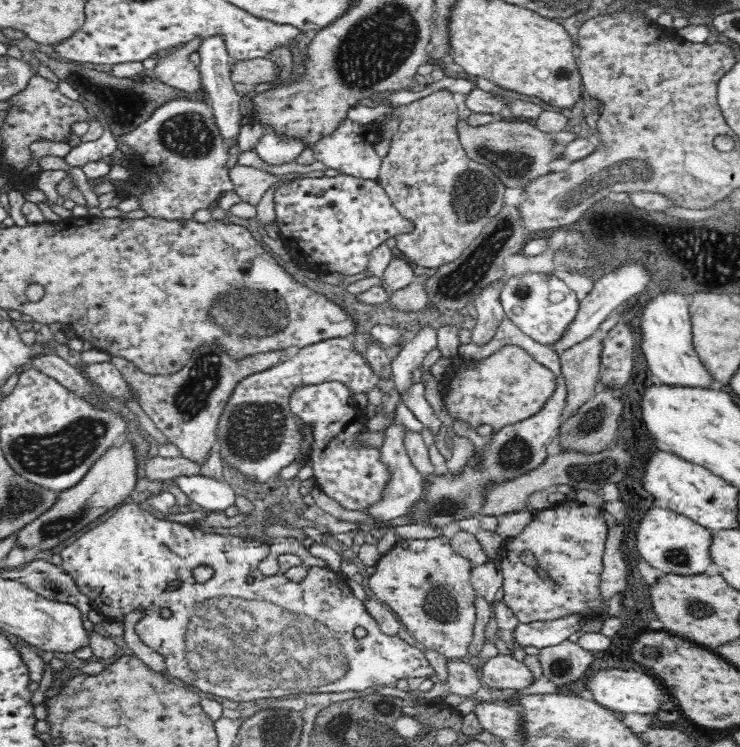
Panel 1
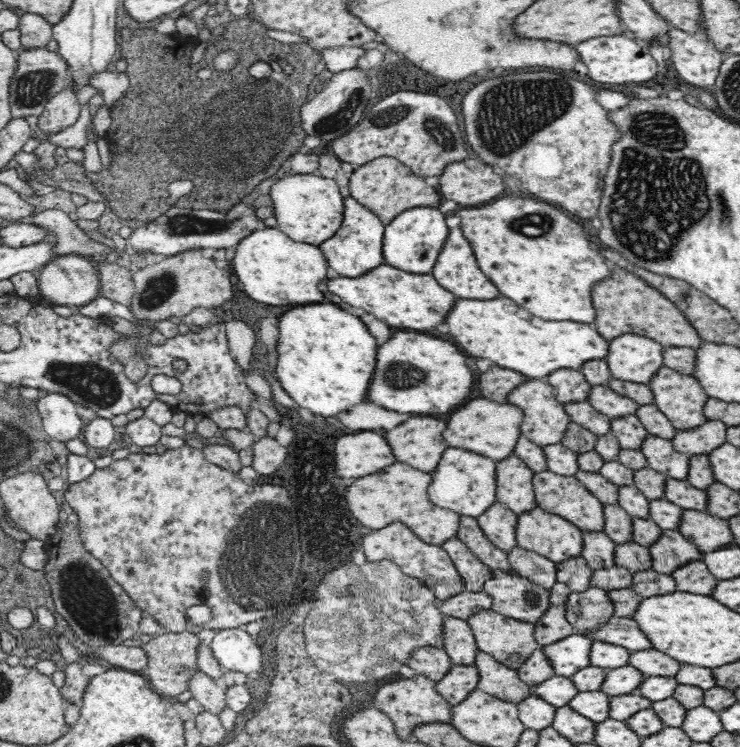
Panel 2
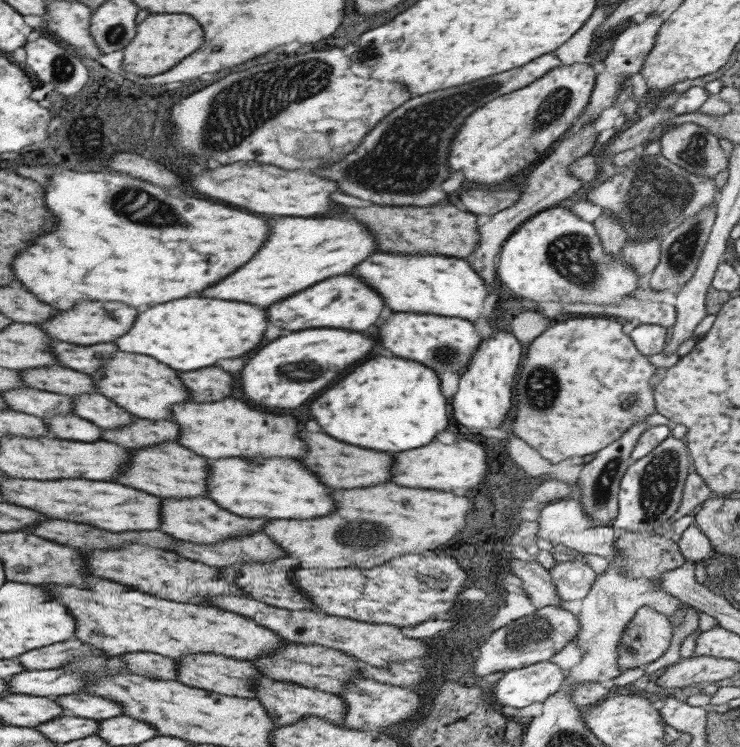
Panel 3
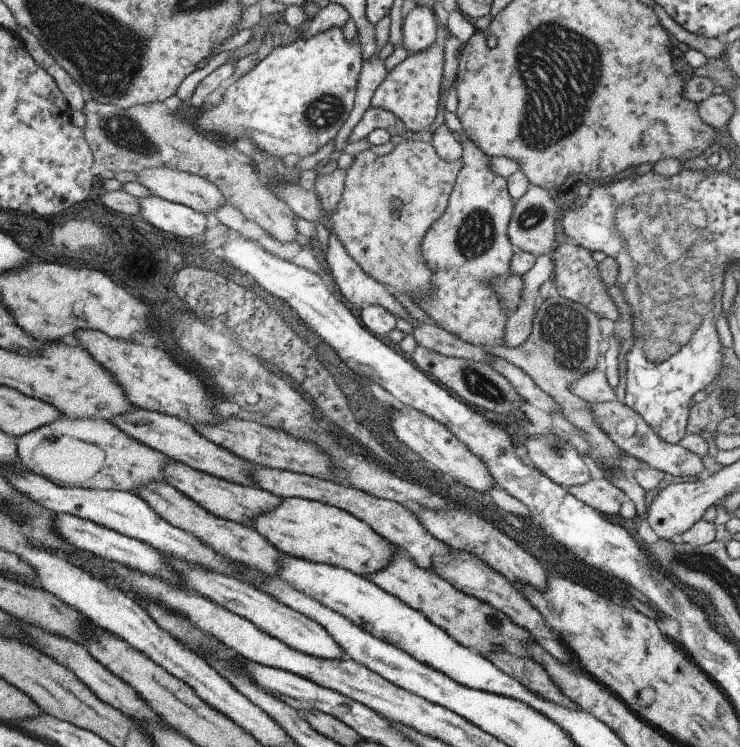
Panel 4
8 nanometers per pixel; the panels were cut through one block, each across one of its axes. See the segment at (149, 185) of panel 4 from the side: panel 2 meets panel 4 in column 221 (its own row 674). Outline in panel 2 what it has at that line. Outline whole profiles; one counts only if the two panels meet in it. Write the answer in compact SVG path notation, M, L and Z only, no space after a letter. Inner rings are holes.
M196 672L188 684L188 690L198 702L202 704L206 711L218 716L227 706L227 689L218 686L216 681L203 672Z

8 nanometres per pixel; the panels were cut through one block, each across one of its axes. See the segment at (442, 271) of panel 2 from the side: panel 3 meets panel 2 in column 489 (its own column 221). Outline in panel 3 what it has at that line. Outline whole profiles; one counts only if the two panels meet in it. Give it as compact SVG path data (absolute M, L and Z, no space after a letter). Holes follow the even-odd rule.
M285 216L285 218L275 218L269 220L269 232L267 240L259 246L255 256L247 260L243 266L239 266L235 272L227 274L223 280L211 284L211 288L205 288L203 294L205 298L219 298L219 300L239 300L239 302L251 302L255 306L269 306L275 300L281 300L285 296L291 296L323 278L345 274L349 268L359 264L367 254L375 250L375 244L369 236L369 232L353 222L353 220L337 220L337 218L295 218L295 216Z

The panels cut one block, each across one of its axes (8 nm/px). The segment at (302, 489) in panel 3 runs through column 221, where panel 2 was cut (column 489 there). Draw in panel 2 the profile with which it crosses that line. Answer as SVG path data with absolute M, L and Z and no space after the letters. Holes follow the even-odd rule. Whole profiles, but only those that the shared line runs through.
M448 448L432 474L434 480L430 484L430 498L436 506L457 512L461 516L477 519L494 504L499 503L496 492L496 464L490 457L480 456L476 452L468 452L464 448Z

